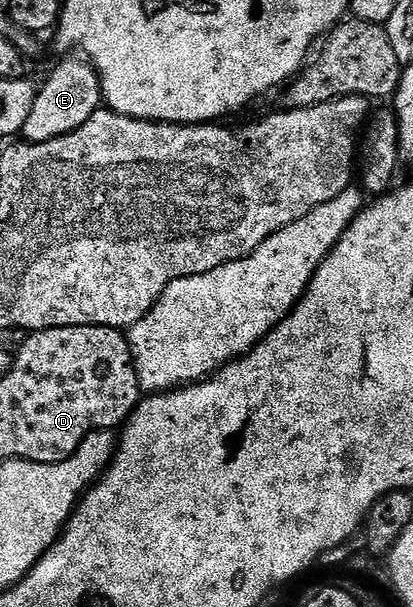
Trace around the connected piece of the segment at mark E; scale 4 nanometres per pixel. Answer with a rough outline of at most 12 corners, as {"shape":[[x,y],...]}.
{"shape":[[64,57],[39,84],[22,135],[45,143],[101,110],[100,72]]}

